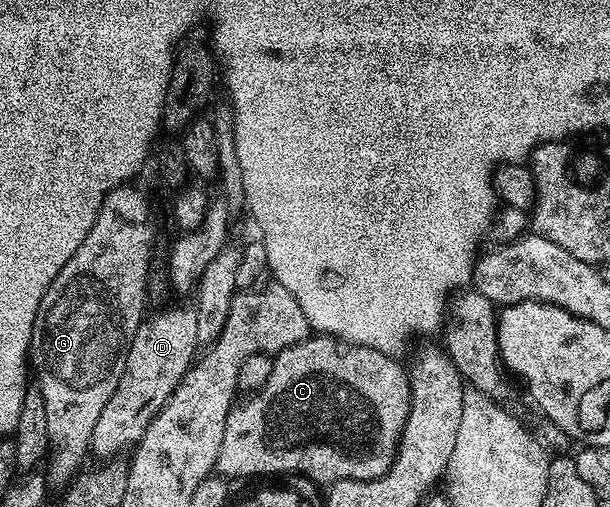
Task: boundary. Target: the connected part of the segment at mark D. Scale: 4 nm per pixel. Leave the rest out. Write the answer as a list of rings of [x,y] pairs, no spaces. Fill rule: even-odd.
[[[193,305],[170,306],[152,314],[143,317],[138,325],[136,336],[128,348],[128,360],[120,384],[116,384],[116,392],[112,392],[108,404],[104,404],[96,428],[92,428],[90,450],[98,460],[117,458],[134,450],[148,424],[164,408],[199,353],[196,336],[198,312]]]

